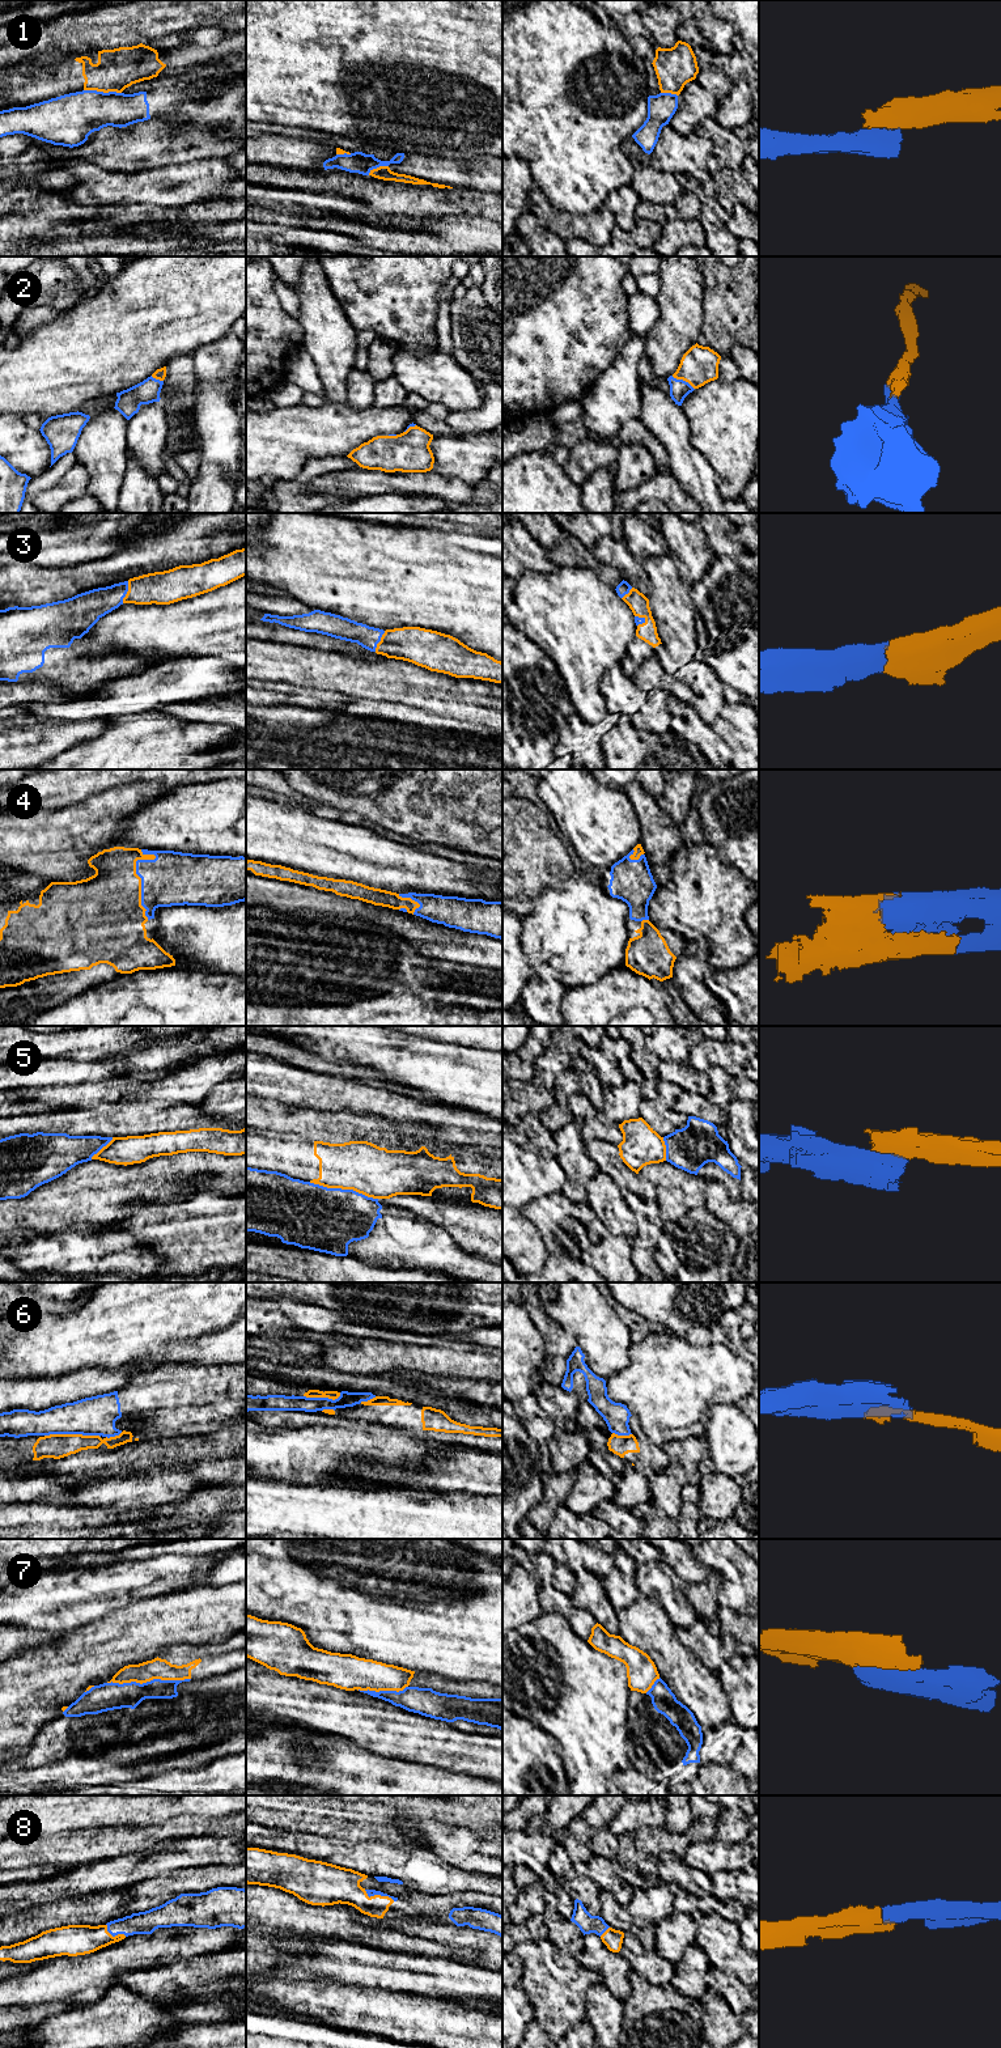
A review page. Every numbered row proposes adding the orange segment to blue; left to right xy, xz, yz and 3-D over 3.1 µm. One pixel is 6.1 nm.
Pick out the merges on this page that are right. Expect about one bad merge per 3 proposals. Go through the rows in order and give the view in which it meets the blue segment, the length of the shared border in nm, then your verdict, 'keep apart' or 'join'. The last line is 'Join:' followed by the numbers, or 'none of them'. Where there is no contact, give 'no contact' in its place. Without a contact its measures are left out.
1: meets blue in xy; contact 240 nm long; keep apart
2: meets blue in yz; contact 170 nm long; join
3: meets blue in xy; contact 140 nm long; join
4: meets blue in xy; contact 440 nm long; join
5: meets blue in xz; contact 440 nm long; keep apart
6: meets blue in xy; contact 340 nm long; keep apart
7: meets blue in xy; contact 500 nm long; keep apart
8: meets blue in xz; contact 200 nm long; join
Join: 2, 3, 4, 8

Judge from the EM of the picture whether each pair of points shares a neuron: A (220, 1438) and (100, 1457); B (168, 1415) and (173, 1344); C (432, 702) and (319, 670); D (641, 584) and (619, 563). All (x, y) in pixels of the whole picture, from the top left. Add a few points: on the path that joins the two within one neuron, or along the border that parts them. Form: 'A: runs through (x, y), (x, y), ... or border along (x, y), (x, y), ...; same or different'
A: runs through (190, 1447), (166, 1449), (130, 1457); same
B: border along (202, 1364), (161, 1362), (143, 1368); different
C: runs through (404, 681), (363, 679), (347, 675); same
D: runs through (636, 579), (624, 567); same

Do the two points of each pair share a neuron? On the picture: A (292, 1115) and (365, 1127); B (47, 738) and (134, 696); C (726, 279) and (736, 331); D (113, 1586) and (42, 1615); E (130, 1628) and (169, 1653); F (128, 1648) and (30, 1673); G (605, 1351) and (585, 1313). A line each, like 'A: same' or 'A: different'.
A: same
B: different
C: same
D: same
E: different
F: same
G: same

